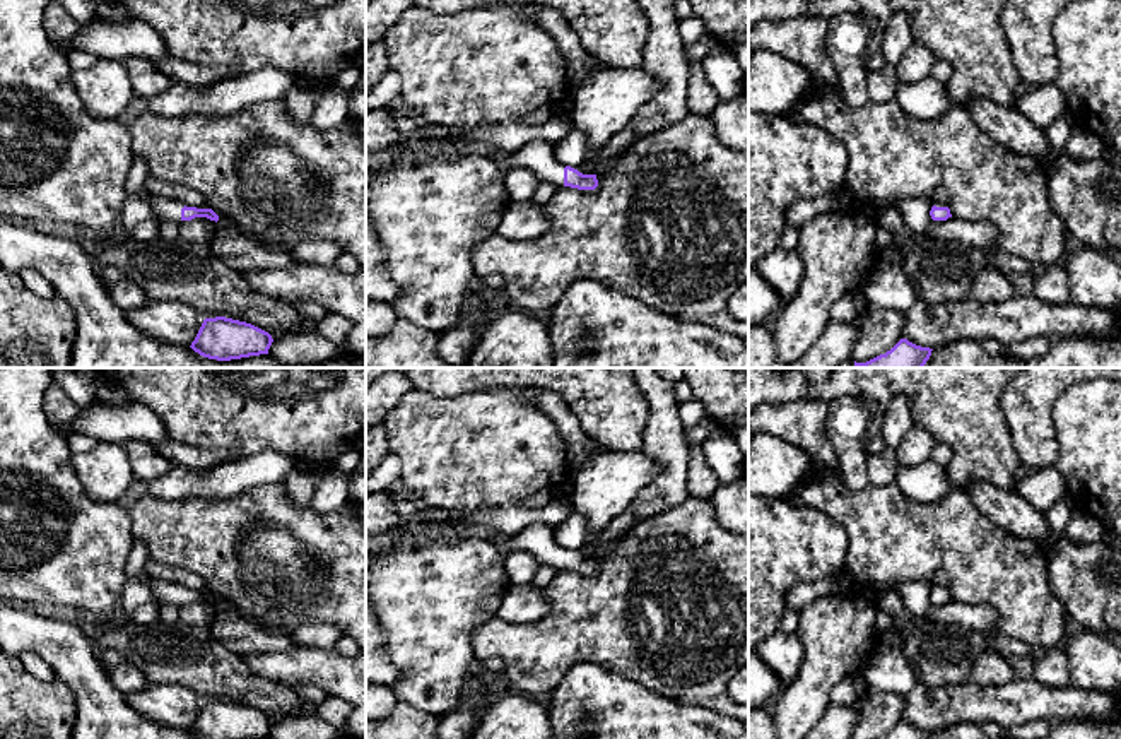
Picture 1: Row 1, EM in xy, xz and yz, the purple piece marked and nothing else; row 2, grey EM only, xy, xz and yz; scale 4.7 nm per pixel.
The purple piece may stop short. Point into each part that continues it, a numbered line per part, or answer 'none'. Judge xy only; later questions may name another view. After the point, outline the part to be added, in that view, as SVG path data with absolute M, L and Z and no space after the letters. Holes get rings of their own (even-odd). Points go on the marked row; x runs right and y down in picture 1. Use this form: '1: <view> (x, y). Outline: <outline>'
1: xy (164, 209). Outline: M133 156L132 168L126 176L126 197L137 197L145 200L152 210L154 217L159 221L181 222L181 209L185 204L178 198L169 198L162 195L154 195L145 186L145 178L149 174L147 164L142 157Z

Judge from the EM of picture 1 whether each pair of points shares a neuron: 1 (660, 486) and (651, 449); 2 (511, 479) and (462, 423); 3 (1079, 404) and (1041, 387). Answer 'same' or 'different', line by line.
1: same
2: same
3: different

